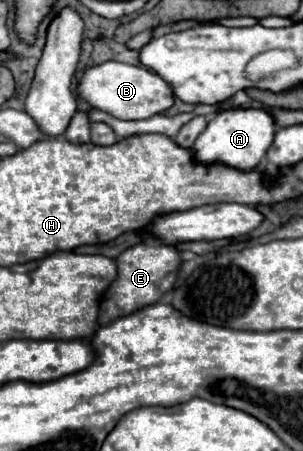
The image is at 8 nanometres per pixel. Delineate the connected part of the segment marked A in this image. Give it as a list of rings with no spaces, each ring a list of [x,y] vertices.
[[[226,109],[220,111],[206,127],[206,131],[196,139],[192,151],[194,157],[202,163],[220,161],[230,167],[250,171],[256,169],[256,165],[262,161],[262,157],[268,151],[268,145],[272,145],[272,137],[276,133],[276,119],[266,109]]]

